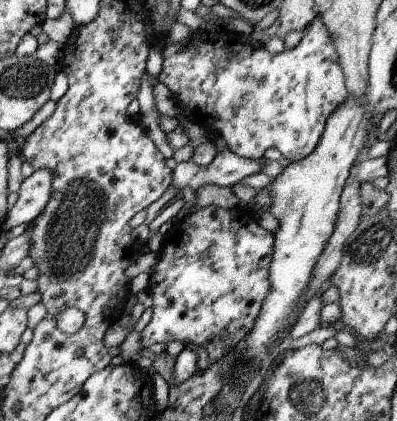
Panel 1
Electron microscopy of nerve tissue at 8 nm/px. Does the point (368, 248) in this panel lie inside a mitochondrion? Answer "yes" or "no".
yes

